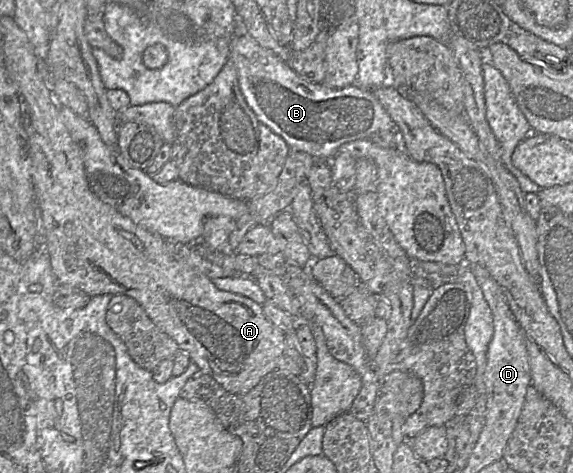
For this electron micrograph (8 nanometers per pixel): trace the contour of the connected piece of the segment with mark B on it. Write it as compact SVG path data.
M233 35L229 43L229 55L237 68L239 87L248 106L261 123L284 139L290 150L306 152L316 160L326 160L334 157L344 143L368 139L377 131L394 131L397 128L371 90L357 84L334 89L322 83L309 83L299 77L288 62L261 47L248 35Z

